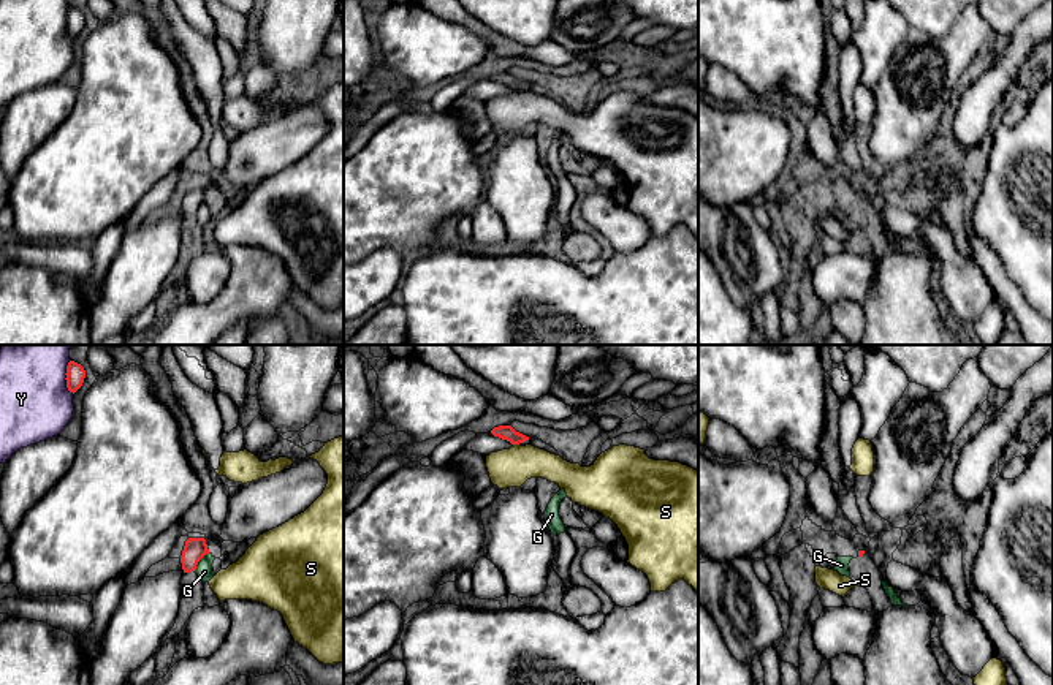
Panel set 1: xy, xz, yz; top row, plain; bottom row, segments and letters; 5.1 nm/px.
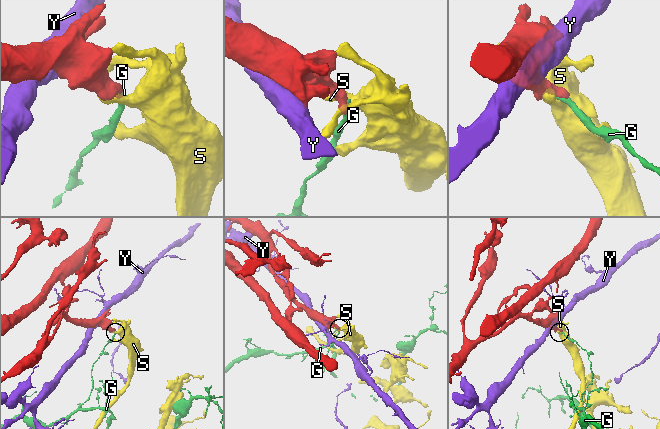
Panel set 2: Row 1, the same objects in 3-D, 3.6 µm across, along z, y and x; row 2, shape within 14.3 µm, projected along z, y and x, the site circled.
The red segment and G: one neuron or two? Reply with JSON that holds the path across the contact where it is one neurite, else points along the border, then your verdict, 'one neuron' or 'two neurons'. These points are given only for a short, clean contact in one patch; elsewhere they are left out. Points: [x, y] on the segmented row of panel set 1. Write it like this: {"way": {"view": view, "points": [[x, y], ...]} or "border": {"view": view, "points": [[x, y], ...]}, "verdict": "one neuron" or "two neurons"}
{"border": {"view": "xy", "points": [[208, 552], [193, 570]]}, "verdict": "two neurons"}

